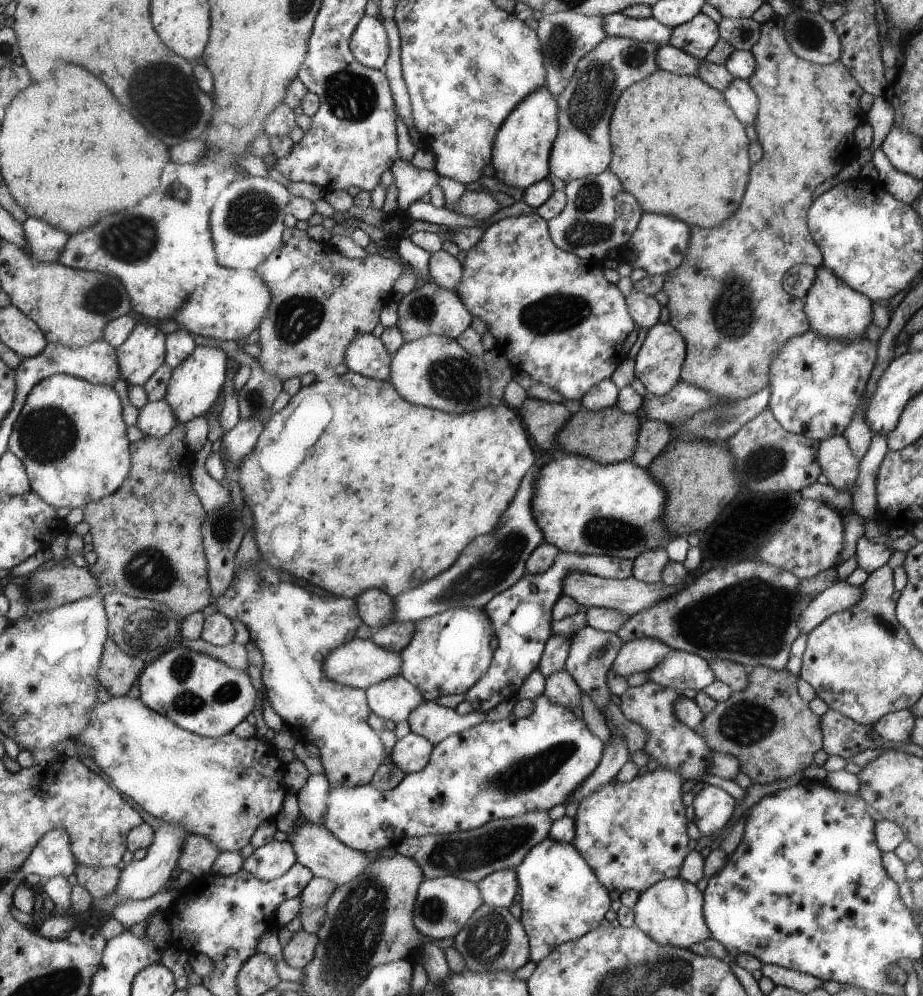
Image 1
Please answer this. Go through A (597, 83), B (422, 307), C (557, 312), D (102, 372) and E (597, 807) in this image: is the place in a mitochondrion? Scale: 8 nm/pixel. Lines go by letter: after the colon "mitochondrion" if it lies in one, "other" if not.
A: mitochondrion
B: mitochondrion
C: mitochondrion
D: other
E: other

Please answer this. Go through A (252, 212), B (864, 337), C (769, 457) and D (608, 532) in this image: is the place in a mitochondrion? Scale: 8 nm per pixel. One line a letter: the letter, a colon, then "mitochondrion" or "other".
A: mitochondrion
B: other
C: mitochondrion
D: mitochondrion

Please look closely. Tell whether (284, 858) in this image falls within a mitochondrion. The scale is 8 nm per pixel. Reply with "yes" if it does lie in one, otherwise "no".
no

